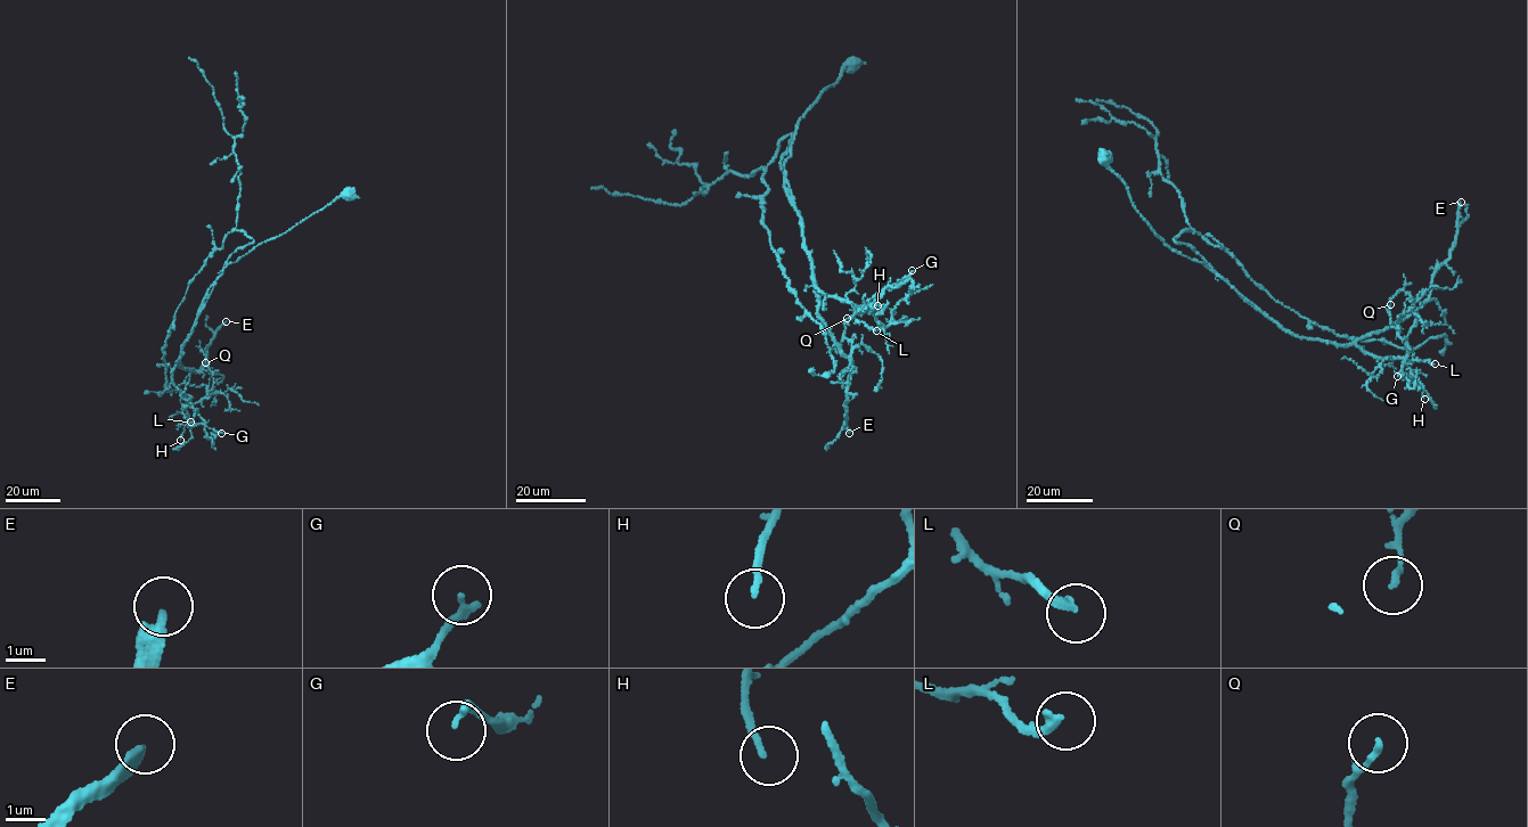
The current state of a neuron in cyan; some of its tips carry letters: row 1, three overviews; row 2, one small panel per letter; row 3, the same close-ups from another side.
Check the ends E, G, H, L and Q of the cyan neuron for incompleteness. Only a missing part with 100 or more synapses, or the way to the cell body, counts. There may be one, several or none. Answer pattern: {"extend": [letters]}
{"extend": ["E"]}

